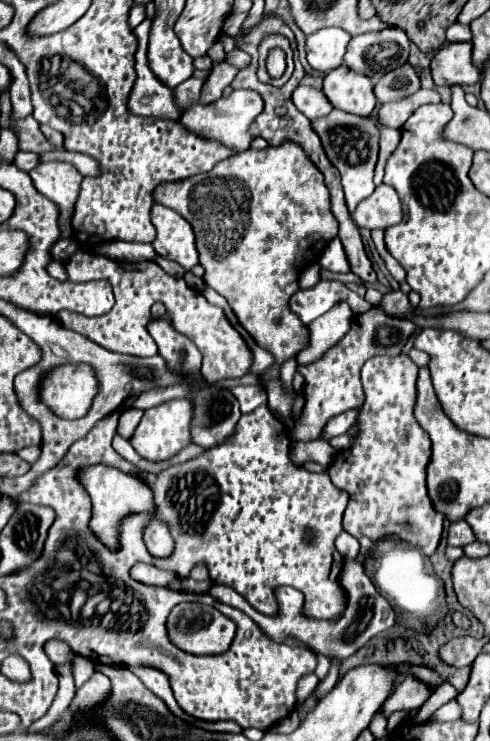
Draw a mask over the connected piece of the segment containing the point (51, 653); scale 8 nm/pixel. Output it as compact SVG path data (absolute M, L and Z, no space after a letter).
M48 640L48 642L44 644L44 650L46 650L48 658L50 658L56 666L70 662L72 656L74 656L74 652L70 650L70 646L68 646L66 642L62 642L62 640Z

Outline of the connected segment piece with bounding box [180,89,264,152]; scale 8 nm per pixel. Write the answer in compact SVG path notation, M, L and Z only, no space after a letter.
M235 89L230 96L226 96L222 100L216 100L212 104L194 104L192 108L188 108L182 114L180 122L198 136L220 140L222 144L228 144L236 152L242 152L254 140L254 136L250 134L250 124L256 120L256 116L262 110L264 110L264 102L262 102L258 92L252 92L248 89Z

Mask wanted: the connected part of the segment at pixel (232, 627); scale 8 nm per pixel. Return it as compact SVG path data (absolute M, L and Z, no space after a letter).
M182 602L170 612L170 618L168 618L170 640L178 648L182 648L190 654L204 654L204 656L222 654L230 648L234 634L236 634L236 624L230 618L220 614L216 608L204 606L200 602Z

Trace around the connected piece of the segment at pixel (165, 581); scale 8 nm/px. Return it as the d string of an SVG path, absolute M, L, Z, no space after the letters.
M142 562L134 564L130 568L130 576L148 586L168 586L176 578L176 574L172 574L172 572L164 572L164 570L158 570L158 568L154 568L150 564L142 564Z

